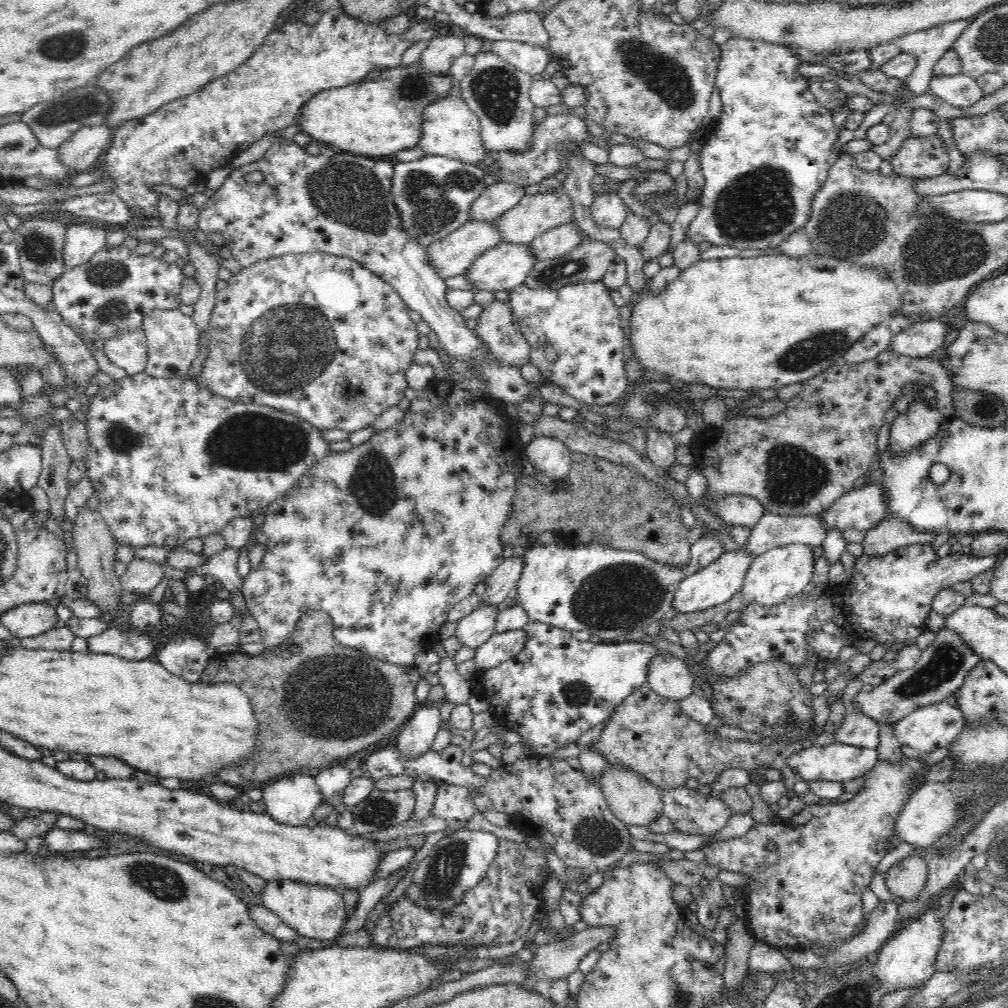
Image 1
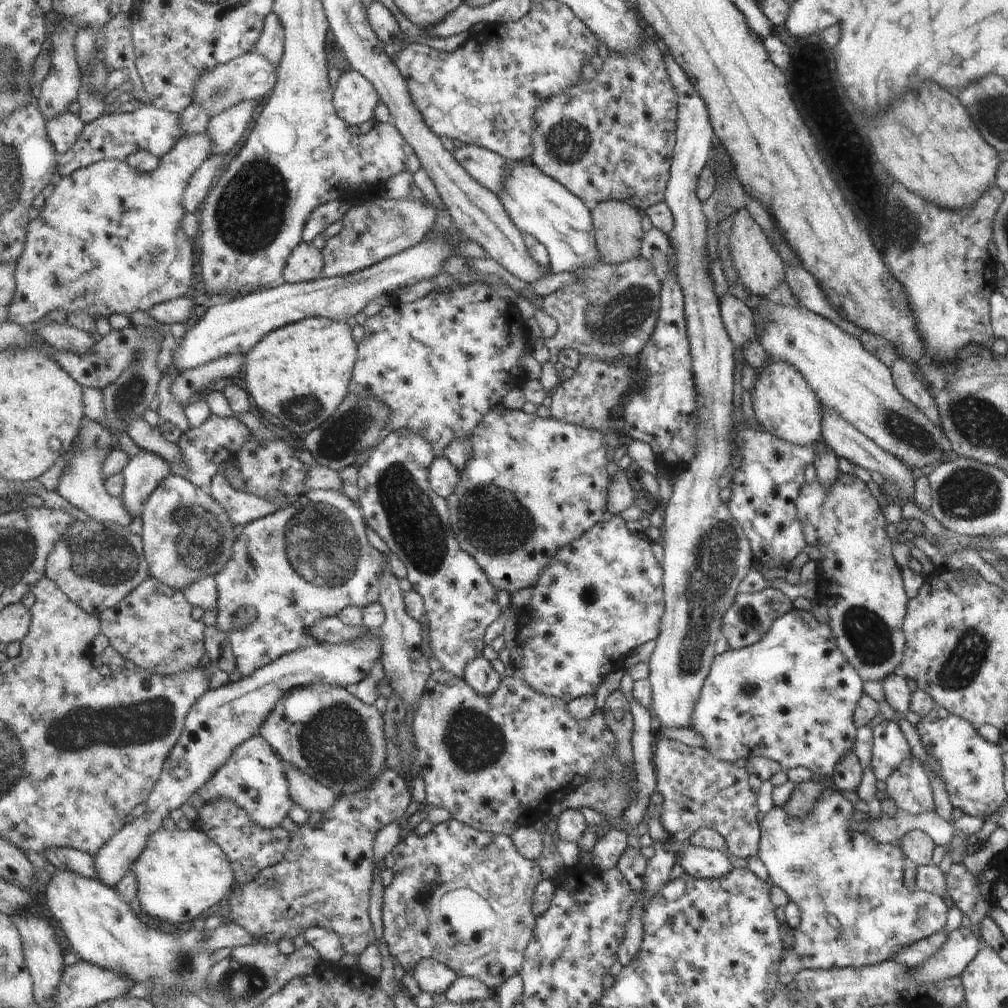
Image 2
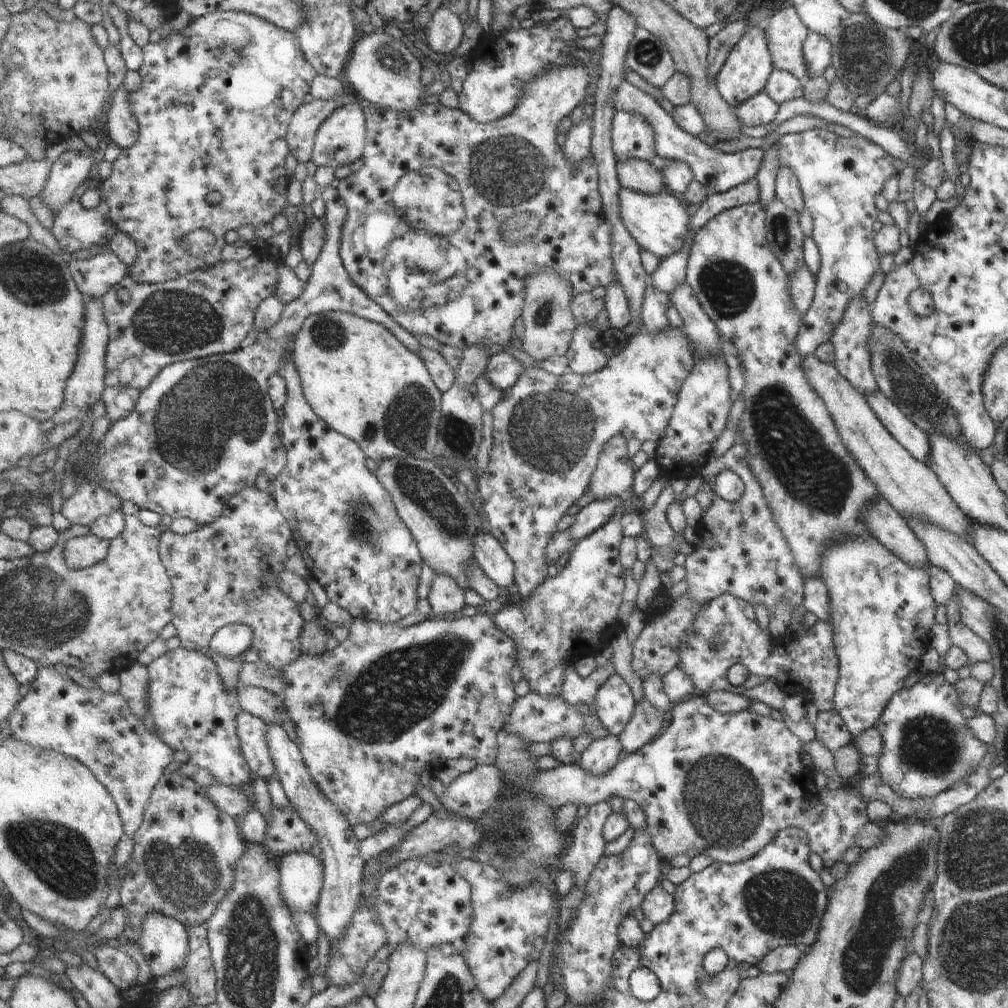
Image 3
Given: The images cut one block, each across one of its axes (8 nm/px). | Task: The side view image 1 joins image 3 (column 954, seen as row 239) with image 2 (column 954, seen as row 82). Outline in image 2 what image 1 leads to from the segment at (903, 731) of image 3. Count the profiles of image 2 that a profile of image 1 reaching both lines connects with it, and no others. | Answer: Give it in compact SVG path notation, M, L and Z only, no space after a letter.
M955 715L944 719L921 717L914 727L922 748L933 756L939 766L940 778L952 808L961 810L963 815L987 819L1006 798L1003 790L1003 752L999 744L981 739L975 726Z

